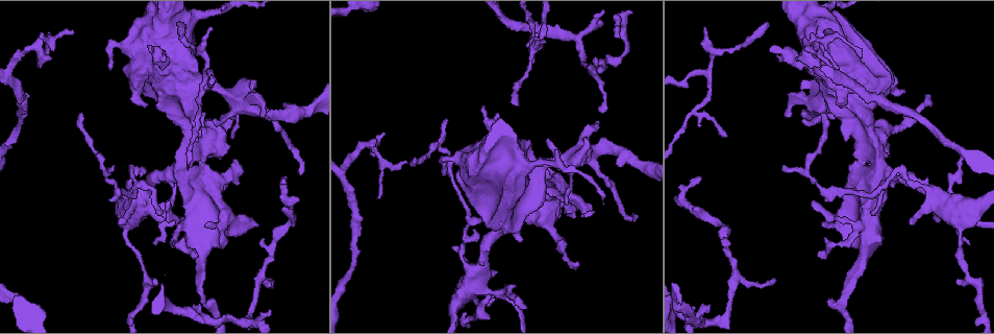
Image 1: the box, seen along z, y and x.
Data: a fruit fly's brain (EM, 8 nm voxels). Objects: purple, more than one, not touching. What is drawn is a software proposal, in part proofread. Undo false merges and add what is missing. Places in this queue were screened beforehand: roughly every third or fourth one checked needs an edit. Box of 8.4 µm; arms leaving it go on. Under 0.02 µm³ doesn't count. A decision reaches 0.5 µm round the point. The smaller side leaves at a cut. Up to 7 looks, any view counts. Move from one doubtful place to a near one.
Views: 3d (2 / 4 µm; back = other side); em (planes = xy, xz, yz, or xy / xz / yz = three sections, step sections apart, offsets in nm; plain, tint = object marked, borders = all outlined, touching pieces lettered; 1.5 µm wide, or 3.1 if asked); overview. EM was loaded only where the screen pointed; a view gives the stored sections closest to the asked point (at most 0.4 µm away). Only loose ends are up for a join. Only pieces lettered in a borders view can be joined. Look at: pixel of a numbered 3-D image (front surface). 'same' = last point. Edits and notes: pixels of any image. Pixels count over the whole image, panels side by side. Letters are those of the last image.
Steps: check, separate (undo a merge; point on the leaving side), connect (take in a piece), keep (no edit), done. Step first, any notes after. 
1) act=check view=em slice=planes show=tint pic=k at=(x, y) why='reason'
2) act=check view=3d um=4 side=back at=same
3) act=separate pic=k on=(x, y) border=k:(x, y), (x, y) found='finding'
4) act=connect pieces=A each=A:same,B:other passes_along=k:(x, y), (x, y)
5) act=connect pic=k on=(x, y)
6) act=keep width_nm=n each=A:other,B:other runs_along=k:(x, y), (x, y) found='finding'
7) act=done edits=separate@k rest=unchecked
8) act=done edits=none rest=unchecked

act=check view=em slice=yz step=8 show=borders pic=1 at=(408, 163) why='free end'

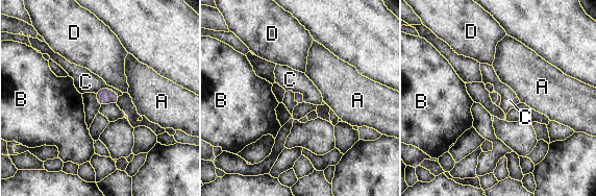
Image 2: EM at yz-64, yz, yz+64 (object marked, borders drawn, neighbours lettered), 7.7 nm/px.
act=keep each=A:other,B:other,C:other,D:other border=2:(95, 93), (109, 88), (120, 95) found='none of them fits'

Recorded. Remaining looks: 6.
act=check view=3d um=4 pic=1 at=(960, 230)

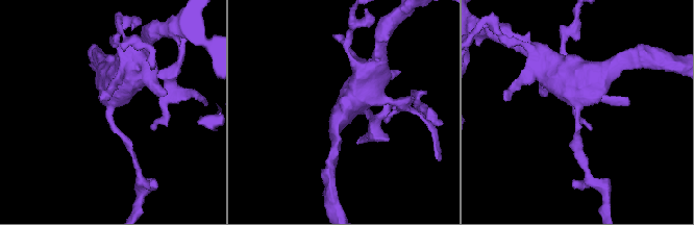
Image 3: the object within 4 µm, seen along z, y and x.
act=check view=em slice=xy step=8 show=tint pic=3 at=(578, 105) arms=3

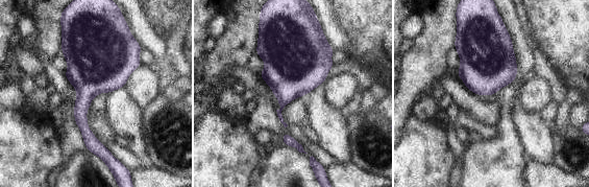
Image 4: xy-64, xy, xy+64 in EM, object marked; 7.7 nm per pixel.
act=check view=em slice=xy step=8 show=borders at=same

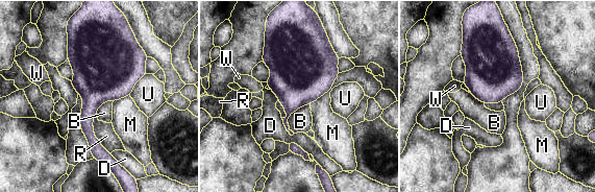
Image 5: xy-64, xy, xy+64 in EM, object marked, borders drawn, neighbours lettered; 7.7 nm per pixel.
act=keep width_nm=280 each=B:other,D:other,M:other,R:other,U:other,W:other border=5:(310, 104), (289, 117), (290, 130) found='one neuron here'

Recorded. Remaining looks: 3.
act=check view=em slice=xz step=8 show=tint pic=1 at=(699, 176) why='an open end'

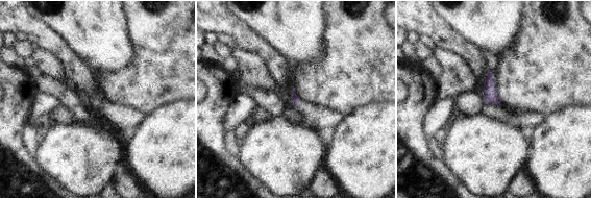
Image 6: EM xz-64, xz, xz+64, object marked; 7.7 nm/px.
act=check view=em slice=planes show=borders at=same why='another direction'

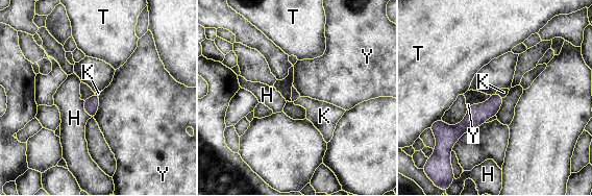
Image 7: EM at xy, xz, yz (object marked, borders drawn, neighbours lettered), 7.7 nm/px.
act=connect pieces=K longest_contact=Y:220nm each=H:other,K:same,T:other,Y:other passes_along=7:(476, 115), (499, 95), (503, 92) found='it goes on there'

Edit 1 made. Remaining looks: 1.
act=done edits=connect@7 rest=unchecked

